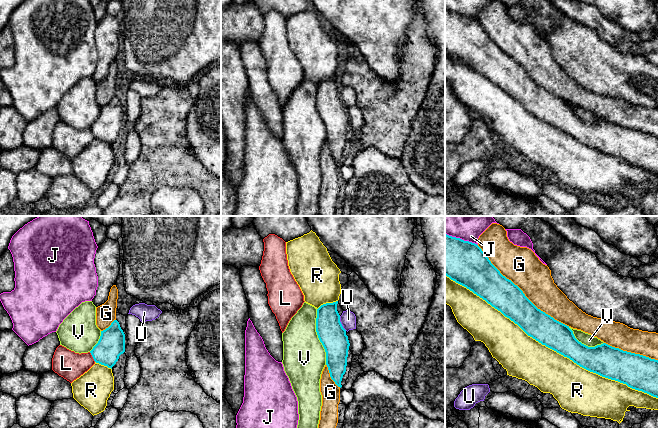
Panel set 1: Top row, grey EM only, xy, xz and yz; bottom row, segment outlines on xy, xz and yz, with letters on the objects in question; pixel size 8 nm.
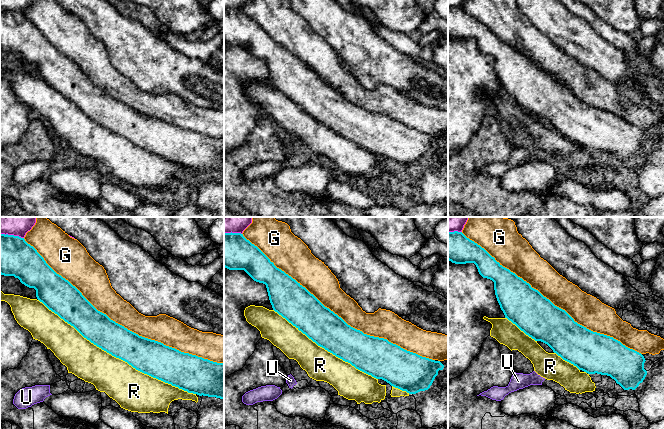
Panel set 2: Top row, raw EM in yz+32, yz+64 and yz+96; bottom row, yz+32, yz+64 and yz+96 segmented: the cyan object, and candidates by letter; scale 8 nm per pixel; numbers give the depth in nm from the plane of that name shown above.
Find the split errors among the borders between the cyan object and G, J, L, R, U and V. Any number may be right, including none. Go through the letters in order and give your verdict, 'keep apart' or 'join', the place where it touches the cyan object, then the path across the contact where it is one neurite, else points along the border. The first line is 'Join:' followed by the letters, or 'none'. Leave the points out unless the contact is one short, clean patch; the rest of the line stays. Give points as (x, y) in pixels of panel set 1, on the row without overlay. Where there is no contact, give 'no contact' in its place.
Join: none
G: keep apart; contact yz (522, 67)
J: keep apart; contact yz (461, 15)
L: keep apart; contact xy (92, 132)
R: keep apart; contact yz (551, 124)
U: keep apart; contact xz (340, 99); border xz (339, 92), (339, 97), (346, 106)
V: keep apart; contact xz (318, 113)

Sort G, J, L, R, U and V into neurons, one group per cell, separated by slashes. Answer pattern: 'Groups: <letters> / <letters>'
Groups: G / J / L / R / U / V

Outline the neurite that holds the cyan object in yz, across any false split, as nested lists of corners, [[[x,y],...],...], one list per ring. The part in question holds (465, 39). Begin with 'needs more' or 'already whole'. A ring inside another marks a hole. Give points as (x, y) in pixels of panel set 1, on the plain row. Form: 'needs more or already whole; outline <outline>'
already whole; outline [[[445,10],[445,51],[500,87],[528,112],[580,143],[658,174],[658,136],[623,127],[606,119],[595,123],[582,120],[569,102],[538,85],[517,61],[503,52],[477,20]]]

